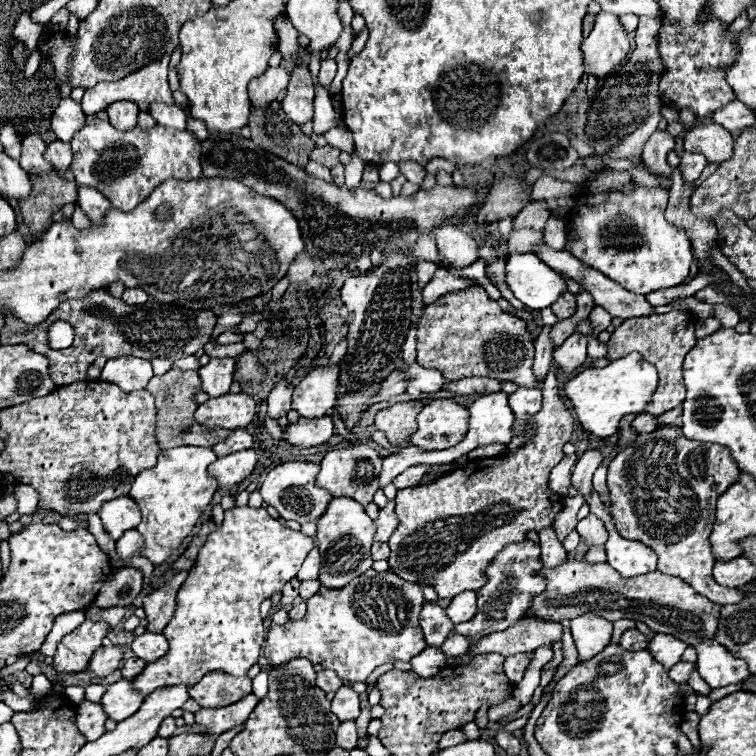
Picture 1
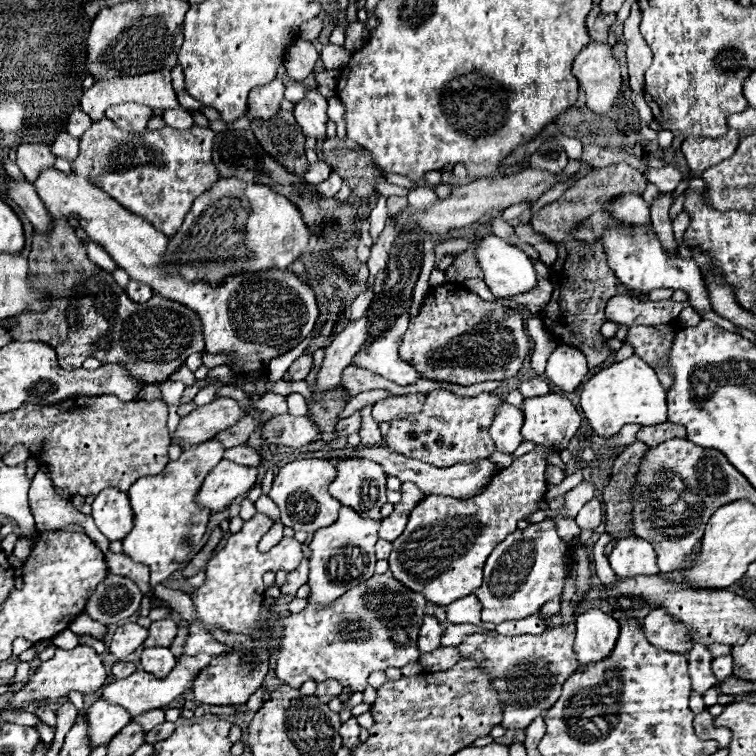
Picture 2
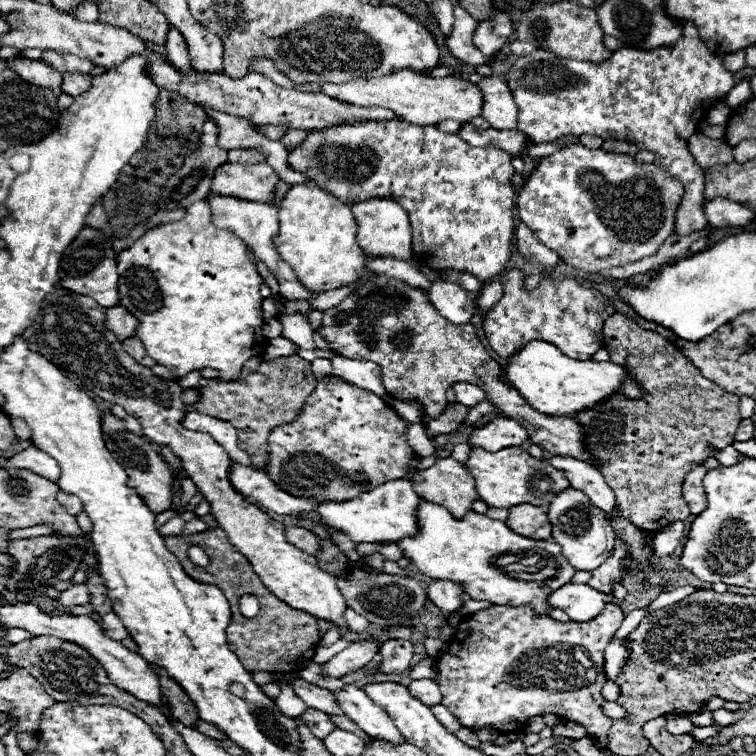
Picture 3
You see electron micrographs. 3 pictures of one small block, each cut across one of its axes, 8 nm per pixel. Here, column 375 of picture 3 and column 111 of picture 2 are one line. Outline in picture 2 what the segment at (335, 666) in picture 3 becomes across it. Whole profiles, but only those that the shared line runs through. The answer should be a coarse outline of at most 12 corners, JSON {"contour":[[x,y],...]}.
{"contour":[[136,622],[120,626],[108,652],[122,660],[148,638]]}

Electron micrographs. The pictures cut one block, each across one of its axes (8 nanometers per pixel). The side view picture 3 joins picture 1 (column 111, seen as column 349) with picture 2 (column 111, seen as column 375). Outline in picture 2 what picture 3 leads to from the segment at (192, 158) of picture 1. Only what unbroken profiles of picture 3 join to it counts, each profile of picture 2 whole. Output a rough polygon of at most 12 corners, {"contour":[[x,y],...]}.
{"contour":[[102,118],[72,172],[170,238],[220,178],[214,132]]}

